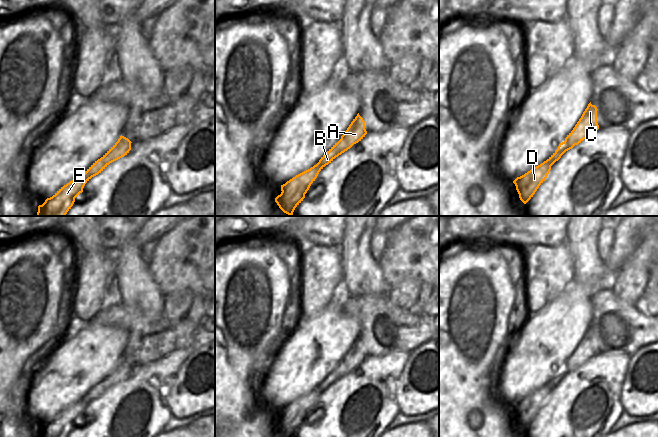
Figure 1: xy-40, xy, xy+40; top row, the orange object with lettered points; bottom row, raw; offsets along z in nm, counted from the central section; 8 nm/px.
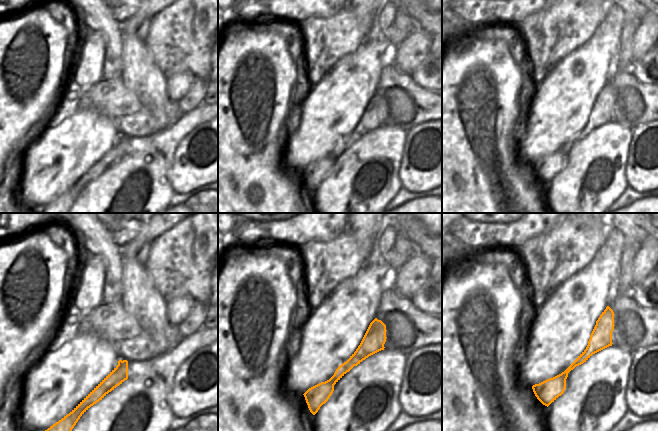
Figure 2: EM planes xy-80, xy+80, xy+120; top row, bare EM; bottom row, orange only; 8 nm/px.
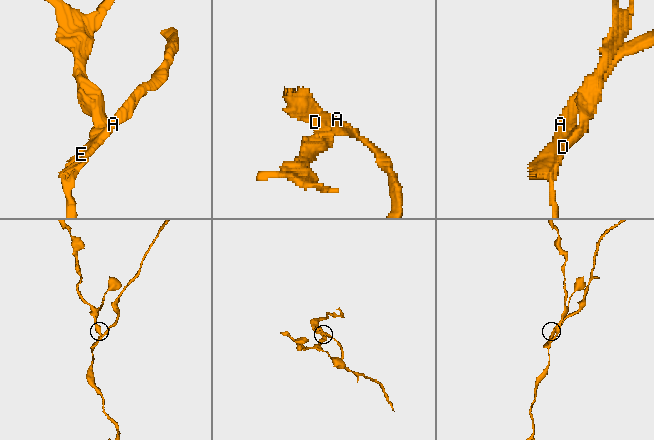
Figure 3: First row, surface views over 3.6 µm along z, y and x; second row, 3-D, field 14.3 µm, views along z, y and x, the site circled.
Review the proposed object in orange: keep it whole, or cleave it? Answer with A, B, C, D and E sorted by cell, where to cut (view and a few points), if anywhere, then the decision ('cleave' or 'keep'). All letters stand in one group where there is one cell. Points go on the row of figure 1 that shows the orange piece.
A C / B D E; cut in xy-40 along (118, 140), (130, 145); cleave

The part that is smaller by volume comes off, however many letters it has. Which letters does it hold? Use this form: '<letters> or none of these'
A, C

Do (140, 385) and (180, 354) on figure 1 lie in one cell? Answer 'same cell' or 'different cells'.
same cell

